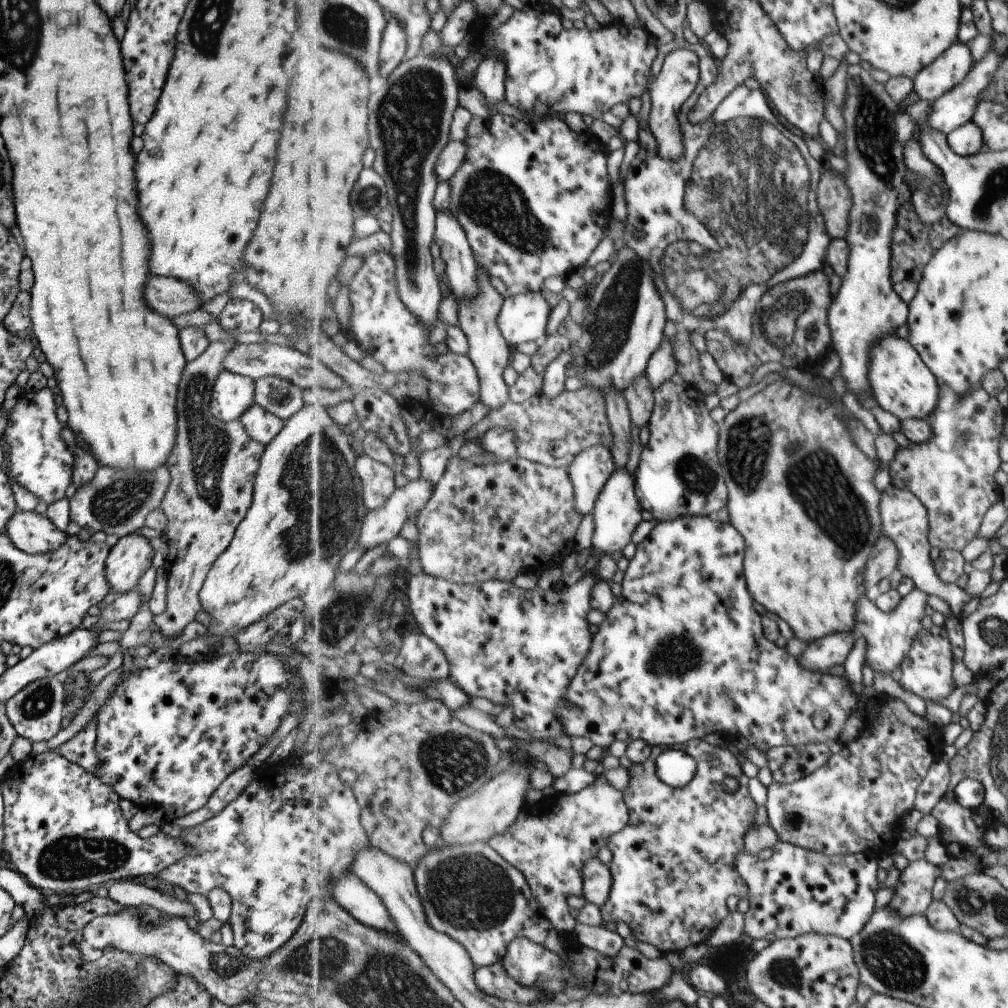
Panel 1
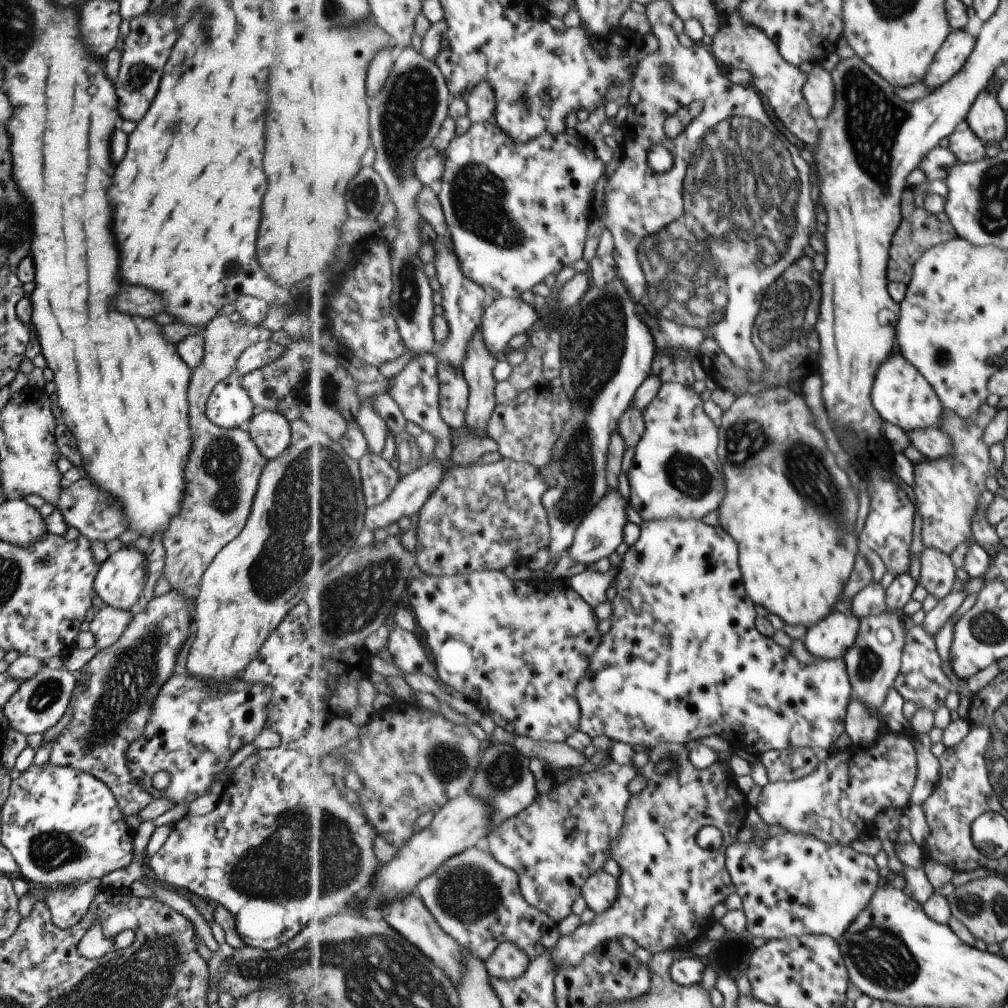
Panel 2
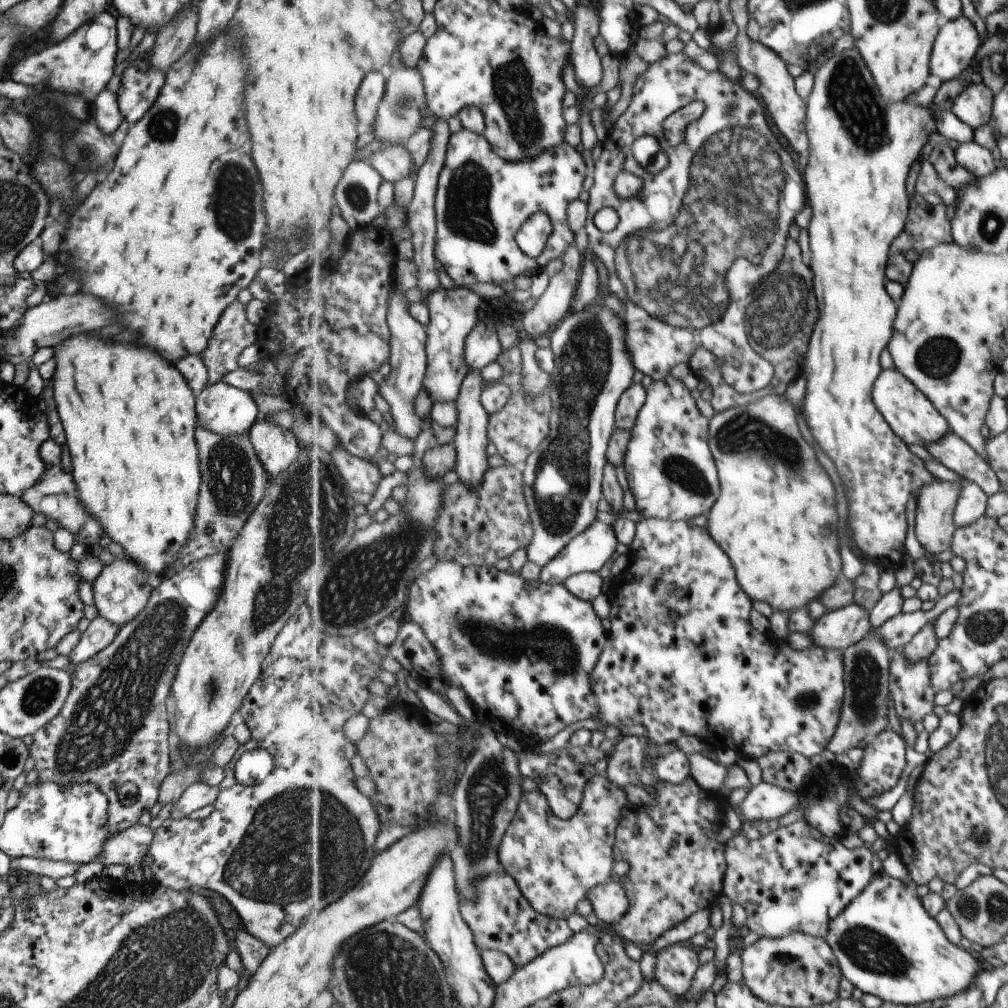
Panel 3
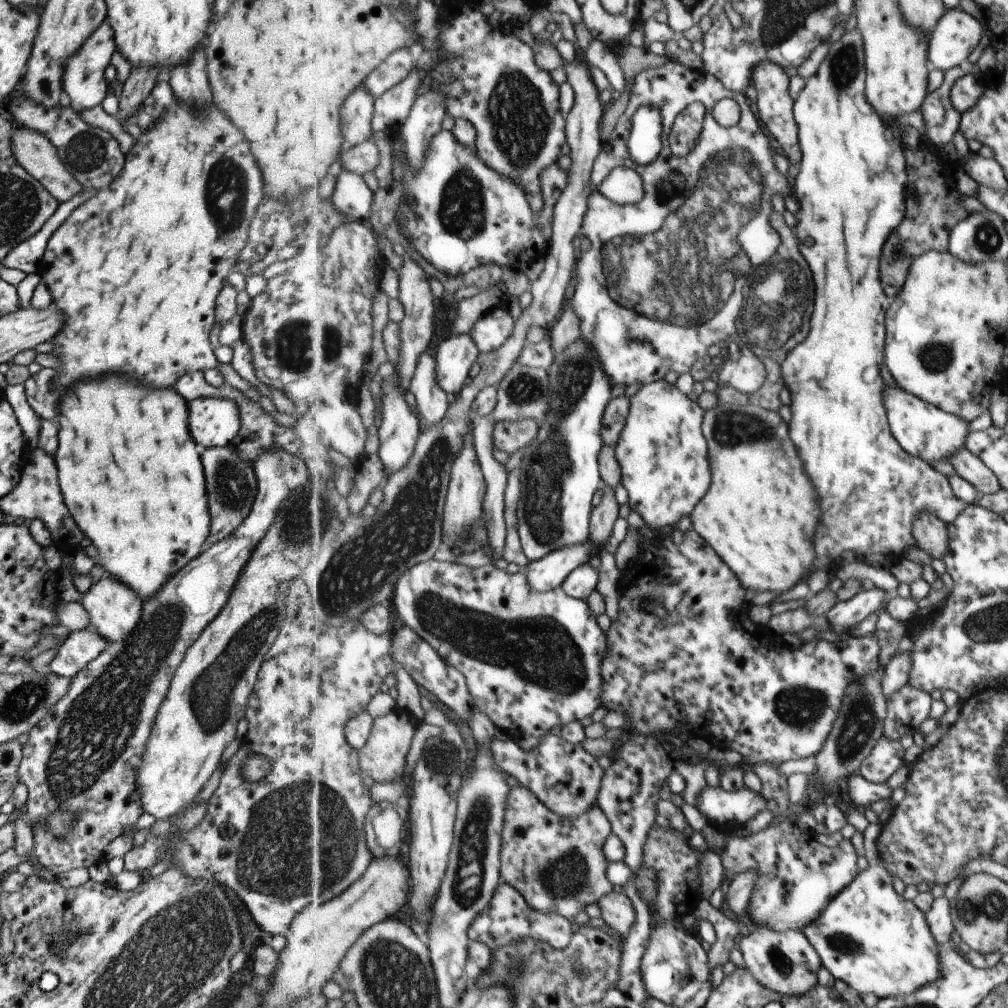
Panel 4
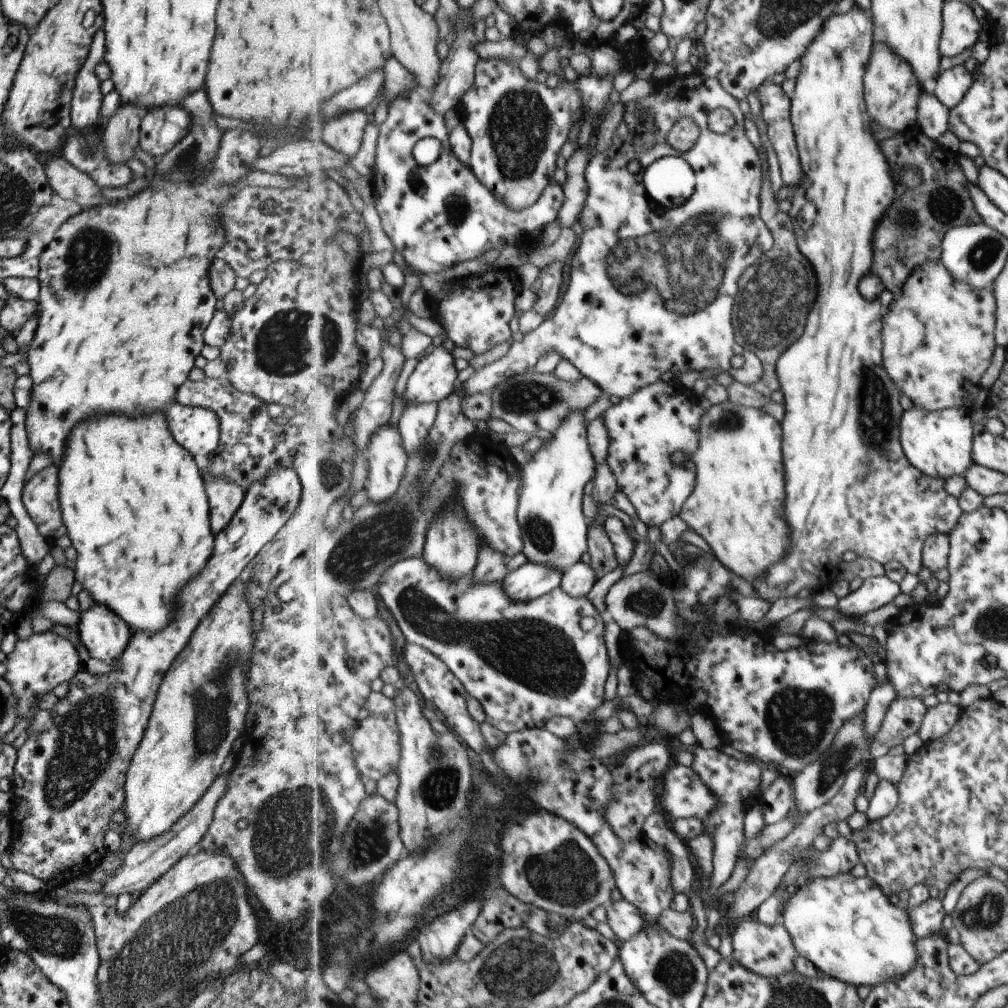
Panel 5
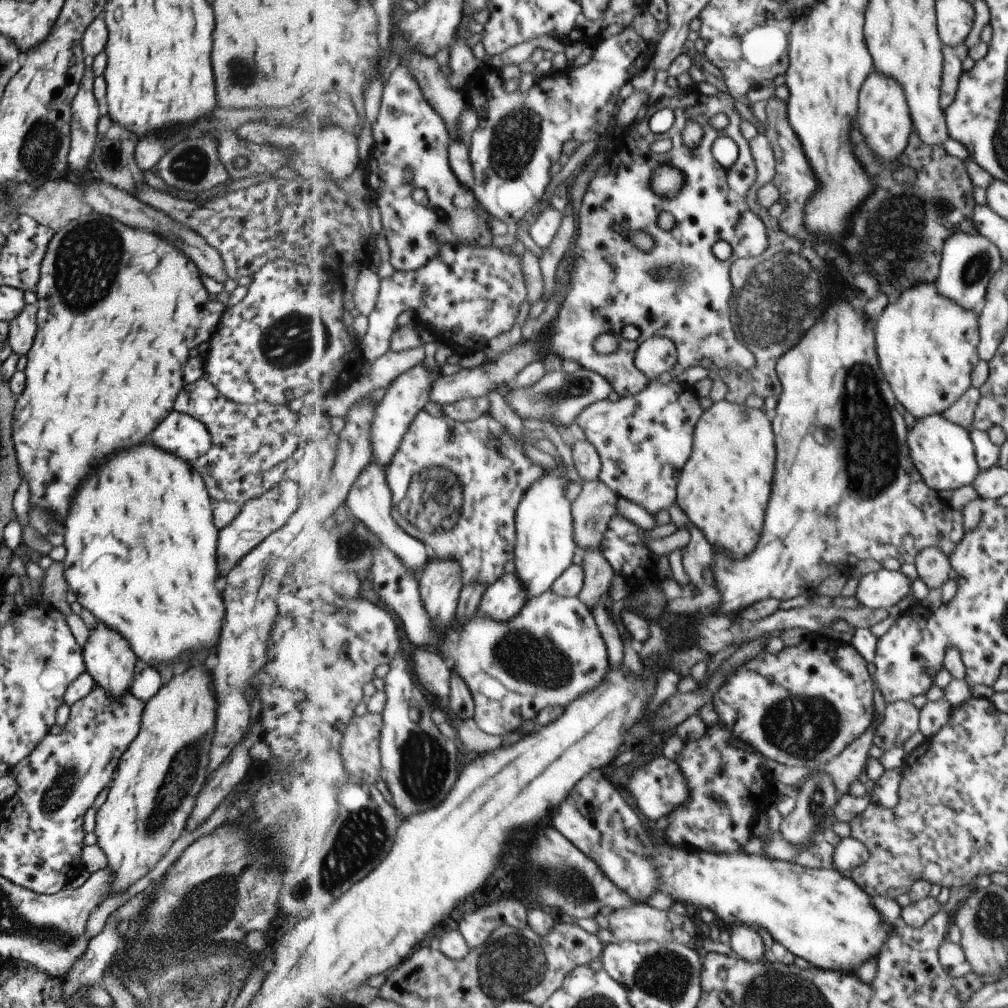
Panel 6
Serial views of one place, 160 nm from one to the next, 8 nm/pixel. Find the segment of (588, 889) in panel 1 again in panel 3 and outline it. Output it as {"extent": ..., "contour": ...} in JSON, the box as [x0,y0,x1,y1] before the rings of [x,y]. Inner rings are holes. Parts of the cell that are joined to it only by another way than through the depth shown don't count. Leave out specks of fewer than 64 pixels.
{"extent":[588,880,630,923],"contour":[[[615,880],[599,885],[588,895],[593,911],[603,923],[620,921],[630,909],[630,898],[622,883]]]}

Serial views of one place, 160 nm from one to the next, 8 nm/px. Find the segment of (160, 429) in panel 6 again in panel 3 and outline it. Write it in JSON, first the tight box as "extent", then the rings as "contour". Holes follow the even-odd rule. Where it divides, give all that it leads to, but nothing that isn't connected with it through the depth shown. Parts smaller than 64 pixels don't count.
{"extent":[194,381,260,436],"contour":[[[223,381],[207,385],[194,395],[194,411],[200,427],[223,436],[247,434],[250,426],[260,417],[257,406],[249,393]]]}

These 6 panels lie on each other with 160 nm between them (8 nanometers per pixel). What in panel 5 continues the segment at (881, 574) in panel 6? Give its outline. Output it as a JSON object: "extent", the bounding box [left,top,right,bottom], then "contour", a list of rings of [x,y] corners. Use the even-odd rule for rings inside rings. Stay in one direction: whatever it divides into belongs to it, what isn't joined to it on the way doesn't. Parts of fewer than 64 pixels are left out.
{"extent":[837,576,901,617],"contour":[[[889,576],[867,579],[856,590],[840,599],[837,608],[845,617],[864,617],[886,604],[892,603],[901,594],[901,586]]]}

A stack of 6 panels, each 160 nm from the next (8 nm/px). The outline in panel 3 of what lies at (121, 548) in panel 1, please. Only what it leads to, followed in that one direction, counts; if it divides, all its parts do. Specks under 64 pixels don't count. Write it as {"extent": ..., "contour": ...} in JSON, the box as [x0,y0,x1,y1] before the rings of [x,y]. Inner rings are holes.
{"extent":[92,556,154,627],"contour":[[[117,556],[110,564],[102,565],[101,572],[92,582],[94,607],[99,616],[116,627],[122,627],[145,608],[153,584],[154,582],[148,578],[147,572],[137,563],[130,561],[125,556]]]}

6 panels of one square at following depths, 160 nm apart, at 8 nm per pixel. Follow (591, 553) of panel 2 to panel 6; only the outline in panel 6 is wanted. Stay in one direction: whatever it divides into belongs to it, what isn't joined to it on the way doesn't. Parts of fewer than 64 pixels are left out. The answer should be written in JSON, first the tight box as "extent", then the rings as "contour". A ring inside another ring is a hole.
{"extent":[479,570,530,621],"contour":[[[516,570],[504,574],[484,592],[479,613],[498,621],[514,619],[530,598]]]}

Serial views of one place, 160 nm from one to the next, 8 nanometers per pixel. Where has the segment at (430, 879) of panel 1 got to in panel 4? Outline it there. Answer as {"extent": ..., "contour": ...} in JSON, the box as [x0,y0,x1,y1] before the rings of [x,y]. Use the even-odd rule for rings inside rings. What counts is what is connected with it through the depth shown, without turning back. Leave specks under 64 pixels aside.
{"extent":[468,882,575,951],"contour":[[[501,882],[491,902],[473,921],[468,933],[471,942],[488,944],[494,951],[515,945],[526,938],[543,941],[556,949],[566,949],[571,944],[575,929],[572,920],[558,914],[545,914],[534,909],[514,886]]]}

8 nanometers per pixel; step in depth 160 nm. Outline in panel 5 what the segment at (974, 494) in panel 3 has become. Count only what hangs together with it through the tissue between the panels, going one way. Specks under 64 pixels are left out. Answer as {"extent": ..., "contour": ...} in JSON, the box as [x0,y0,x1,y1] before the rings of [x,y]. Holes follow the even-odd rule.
{"extent":[752,6,964,603],"contour":[[[853,6],[847,13],[835,14],[827,19],[816,39],[809,45],[806,53],[801,58],[801,70],[796,78],[796,91],[792,97],[791,118],[803,172],[804,176],[809,178],[807,182],[813,184],[813,186],[801,186],[799,184],[796,187],[791,196],[793,202],[788,213],[794,222],[796,238],[799,238],[799,248],[803,248],[803,254],[811,260],[811,264],[815,264],[815,268],[819,268],[819,304],[815,304],[815,312],[811,312],[811,320],[807,322],[807,332],[801,336],[801,340],[797,344],[793,344],[787,352],[783,353],[777,368],[780,383],[783,384],[785,400],[787,400],[787,416],[783,420],[783,432],[785,432],[783,434],[783,452],[785,452],[785,460],[787,460],[787,520],[791,524],[793,548],[791,548],[791,554],[783,562],[774,564],[770,568],[766,577],[755,579],[752,582],[758,596],[770,603],[779,600],[779,598],[797,596],[803,588],[809,588],[810,592],[814,594],[823,592],[824,589],[831,589],[832,585],[841,579],[840,564],[846,564],[843,561],[843,556],[847,556],[847,550],[853,551],[859,557],[871,557],[884,565],[891,561],[899,561],[905,565],[910,573],[918,575],[924,567],[922,552],[926,540],[931,535],[939,533],[950,535],[954,528],[958,526],[964,513],[960,500],[946,489],[946,480],[943,477],[929,476],[914,464],[911,464],[911,461],[907,458],[901,442],[901,422],[904,410],[901,408],[901,402],[899,402],[900,390],[895,388],[896,382],[883,366],[884,356],[881,354],[881,350],[884,349],[884,316],[881,312],[881,300],[867,300],[859,292],[859,280],[865,278],[871,272],[873,238],[875,238],[877,224],[885,216],[883,212],[887,212],[895,202],[895,180],[893,180],[893,174],[891,174],[891,166],[889,166],[889,162],[887,162],[887,158],[885,158],[885,154],[879,146],[880,140],[873,138],[875,134],[871,130],[871,122],[875,122],[875,120],[868,111],[866,93],[864,92],[864,79],[874,48],[874,23],[862,8],[856,6]],[[807,202],[815,204],[815,208],[817,208],[815,216],[819,216],[819,218],[809,218],[807,216],[807,208],[805,208]],[[861,416],[869,424],[869,428],[861,428]]]}

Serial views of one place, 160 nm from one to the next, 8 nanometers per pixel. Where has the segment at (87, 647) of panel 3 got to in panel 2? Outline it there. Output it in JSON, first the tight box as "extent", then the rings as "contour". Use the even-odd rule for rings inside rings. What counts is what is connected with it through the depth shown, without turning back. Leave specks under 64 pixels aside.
{"extent":[89,606,131,651],"contour":[[[103,606],[89,622],[89,632],[94,639],[93,647],[100,651],[114,644],[129,625],[131,616],[130,610],[115,610],[111,606]]]}

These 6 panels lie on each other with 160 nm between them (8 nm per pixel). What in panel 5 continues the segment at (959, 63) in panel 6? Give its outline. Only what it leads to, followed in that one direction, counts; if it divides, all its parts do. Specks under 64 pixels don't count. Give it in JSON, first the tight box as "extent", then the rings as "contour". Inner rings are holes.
{"extent":[935,65,974,109],"contour":[[[964,65],[955,66],[937,78],[935,94],[950,109],[954,109],[972,89],[974,73],[968,72]]]}

